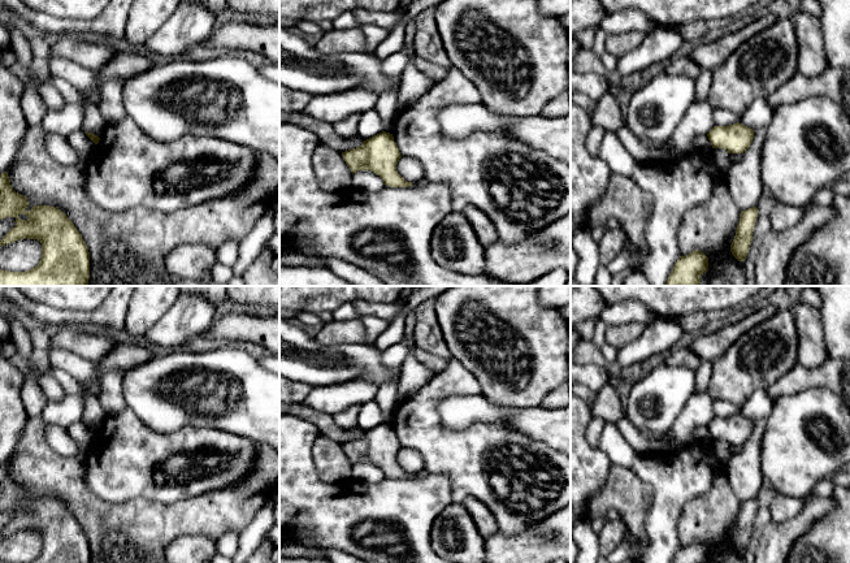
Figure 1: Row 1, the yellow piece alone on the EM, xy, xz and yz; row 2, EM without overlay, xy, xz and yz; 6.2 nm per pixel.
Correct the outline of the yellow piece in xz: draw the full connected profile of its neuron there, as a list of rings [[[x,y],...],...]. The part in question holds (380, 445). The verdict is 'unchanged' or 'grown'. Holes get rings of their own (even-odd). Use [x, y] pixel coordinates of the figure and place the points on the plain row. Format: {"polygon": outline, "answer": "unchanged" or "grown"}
{"polygon": [[[382,423],[364,432],[360,438],[342,443],[342,447],[352,465],[370,462],[380,467],[386,477],[412,477],[412,473],[407,473],[396,462],[402,446],[390,424]]], "answer": "unchanged"}

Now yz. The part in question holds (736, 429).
{"polygon": [[[737,413],[729,417],[714,417],[707,428],[712,439],[724,439],[729,445],[743,445],[754,430],[754,421]]], "answer": "unchanged"}

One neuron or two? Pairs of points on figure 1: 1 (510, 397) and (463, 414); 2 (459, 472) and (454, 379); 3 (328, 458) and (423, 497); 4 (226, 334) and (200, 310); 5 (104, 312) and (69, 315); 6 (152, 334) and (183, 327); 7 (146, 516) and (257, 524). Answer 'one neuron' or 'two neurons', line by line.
1: two neurons
2: one neuron
3: two neurons
4: two neurons
5: one neuron
6: one neuron
7: two neurons

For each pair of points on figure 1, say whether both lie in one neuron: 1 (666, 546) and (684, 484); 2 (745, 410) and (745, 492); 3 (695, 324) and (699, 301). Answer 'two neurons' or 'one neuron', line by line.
1: one neuron
2: one neuron
3: two neurons

